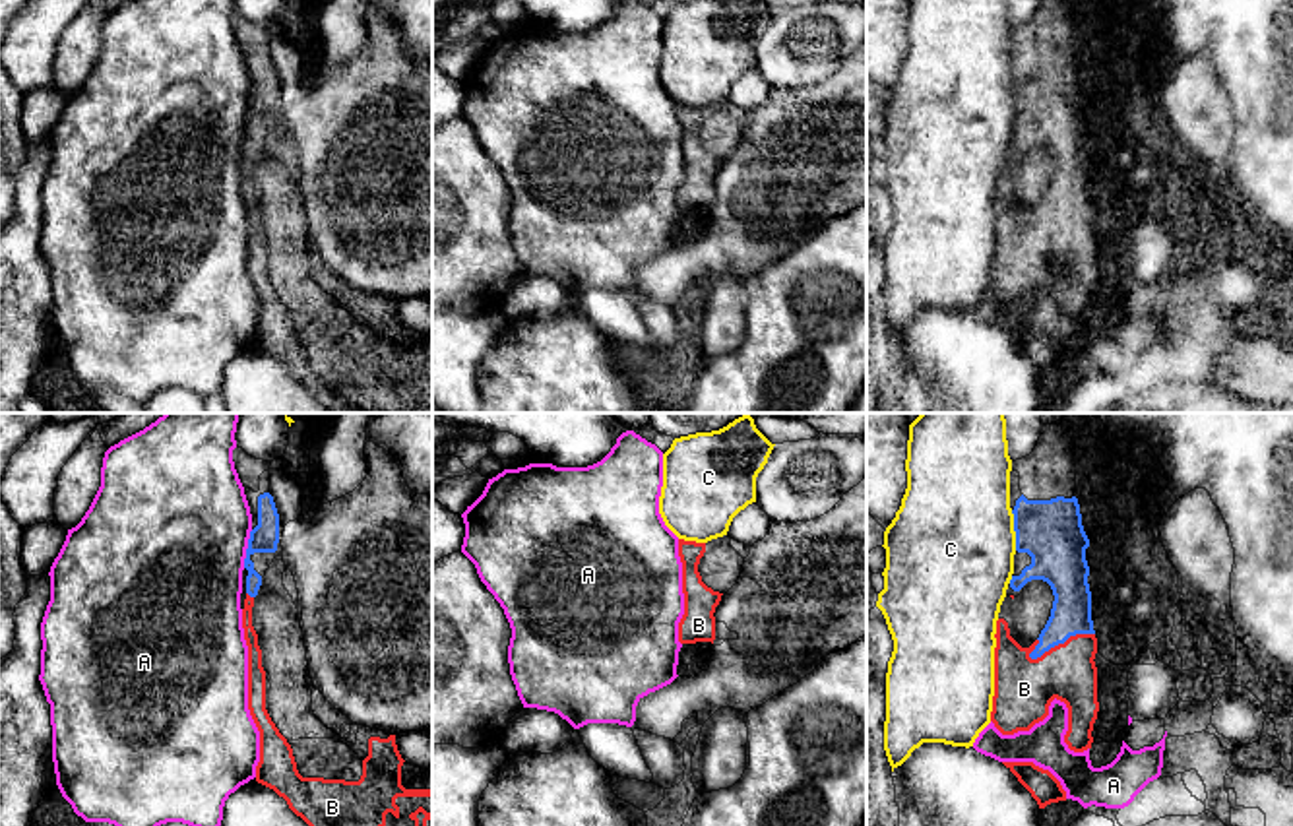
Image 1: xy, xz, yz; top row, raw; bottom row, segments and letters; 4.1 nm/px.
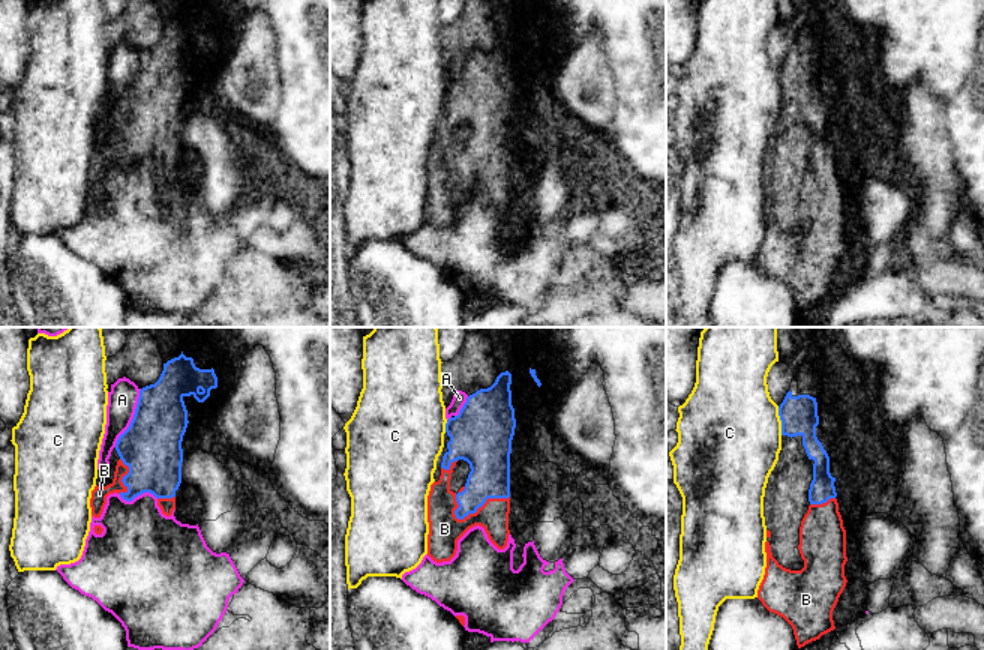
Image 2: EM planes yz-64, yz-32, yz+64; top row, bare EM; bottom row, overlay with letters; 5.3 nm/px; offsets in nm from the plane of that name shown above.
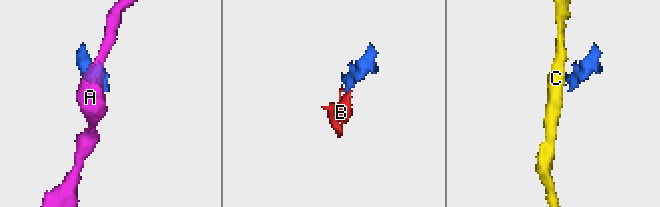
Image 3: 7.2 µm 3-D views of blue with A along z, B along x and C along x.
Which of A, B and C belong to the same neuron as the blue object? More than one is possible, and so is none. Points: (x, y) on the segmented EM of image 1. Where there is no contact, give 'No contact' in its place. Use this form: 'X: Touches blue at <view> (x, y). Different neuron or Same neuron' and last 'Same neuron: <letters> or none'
A: Touches blue at xy (247, 549). Different neuron
B: Touches blue at yz (1061, 642). Same neuron
C: Touches blue at yz (1014, 530). Different neuron
Same neuron: B

